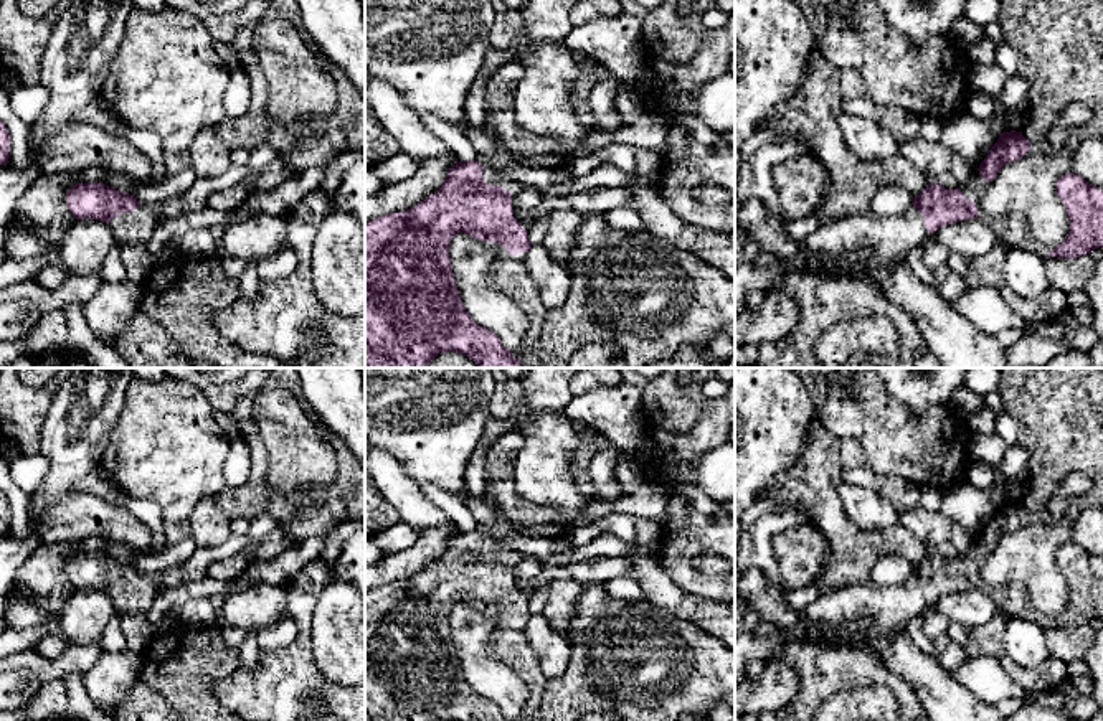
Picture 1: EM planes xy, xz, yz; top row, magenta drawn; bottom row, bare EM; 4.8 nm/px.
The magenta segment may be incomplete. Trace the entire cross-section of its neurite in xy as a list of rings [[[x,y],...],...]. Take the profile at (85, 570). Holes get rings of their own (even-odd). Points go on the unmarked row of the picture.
[[[76,553],[66,563],[66,576],[74,589],[106,592],[117,614],[147,615],[160,596],[160,589],[139,577],[139,571],[102,553]]]

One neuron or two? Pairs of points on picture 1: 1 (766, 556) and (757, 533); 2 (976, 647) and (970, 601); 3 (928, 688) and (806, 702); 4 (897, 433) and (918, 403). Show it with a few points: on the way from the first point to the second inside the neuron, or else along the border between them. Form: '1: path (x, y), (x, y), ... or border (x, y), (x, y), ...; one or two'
1: path (762, 551), (757, 546), (757, 538); one
2: border (1004, 617), (994, 616), (971, 629); two
3: border (884, 665), (910, 687), (920, 703); two
4: border (884, 385), (895, 400), (915, 413), (948, 406); two

